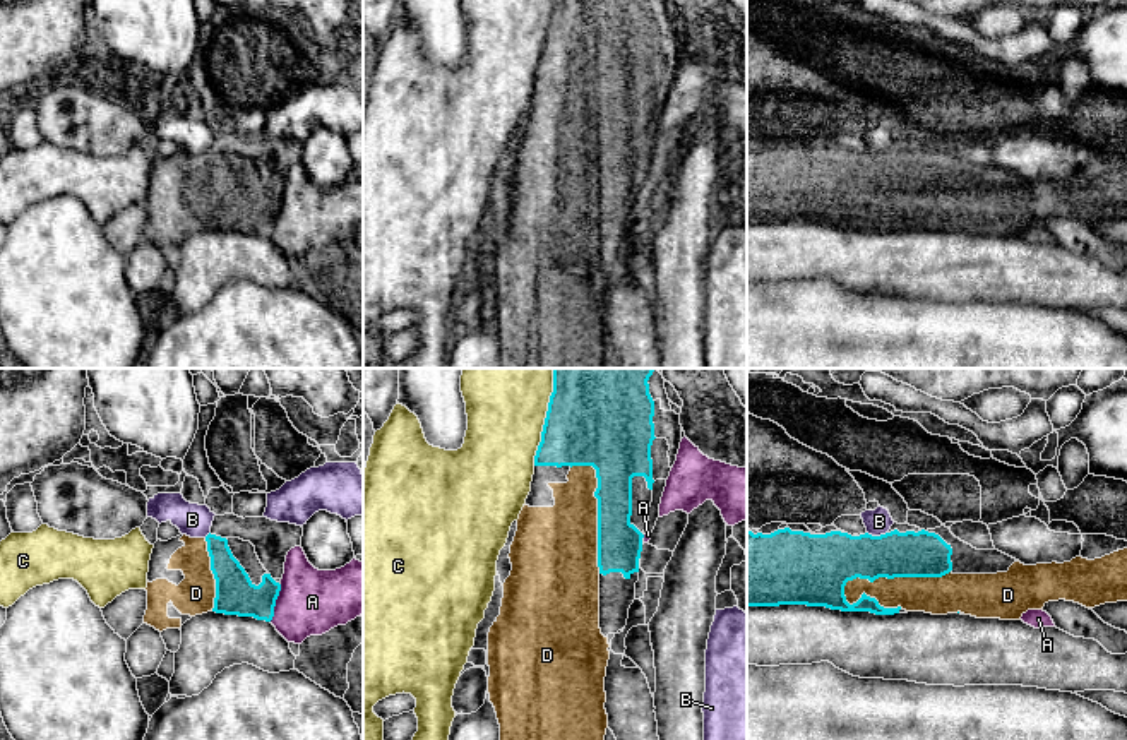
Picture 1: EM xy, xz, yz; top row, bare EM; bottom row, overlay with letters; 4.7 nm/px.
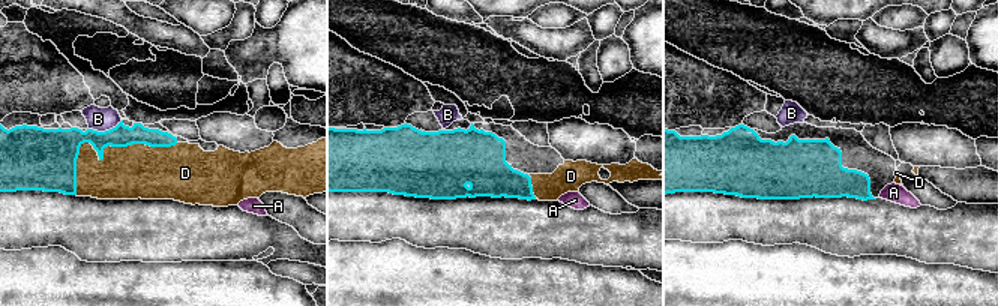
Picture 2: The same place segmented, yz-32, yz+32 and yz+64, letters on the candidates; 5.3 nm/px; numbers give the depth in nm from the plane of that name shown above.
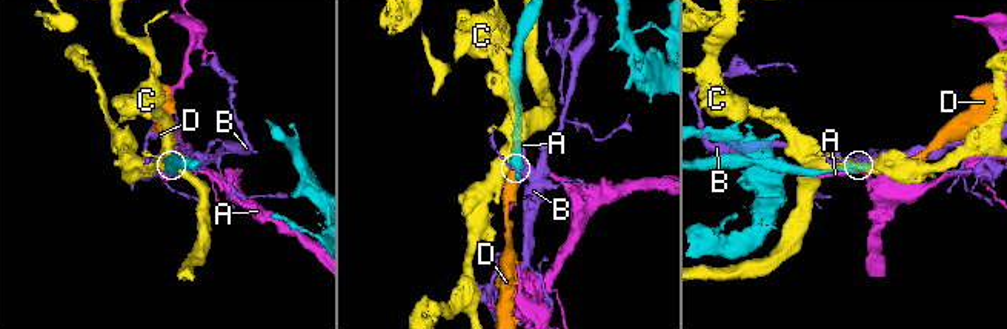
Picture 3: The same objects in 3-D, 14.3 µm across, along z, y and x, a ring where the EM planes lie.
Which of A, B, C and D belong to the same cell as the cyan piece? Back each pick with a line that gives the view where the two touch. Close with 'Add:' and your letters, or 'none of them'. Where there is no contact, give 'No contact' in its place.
D: Touches cyan in yz
Add: D

